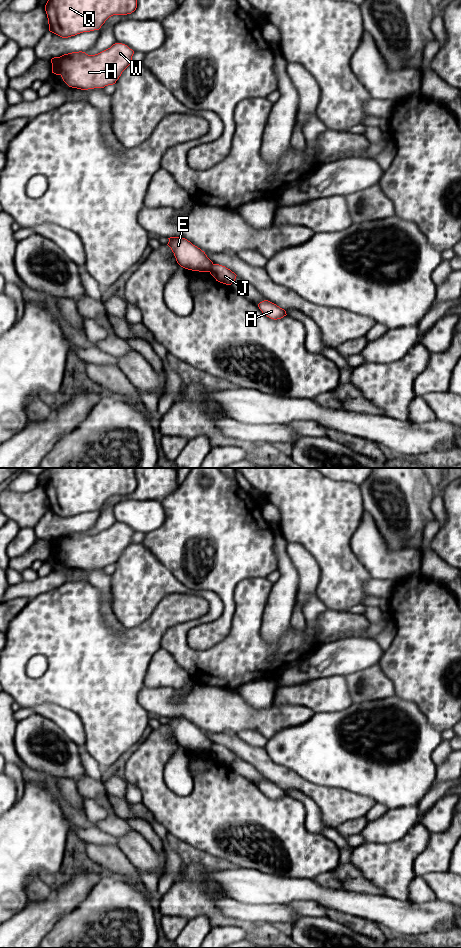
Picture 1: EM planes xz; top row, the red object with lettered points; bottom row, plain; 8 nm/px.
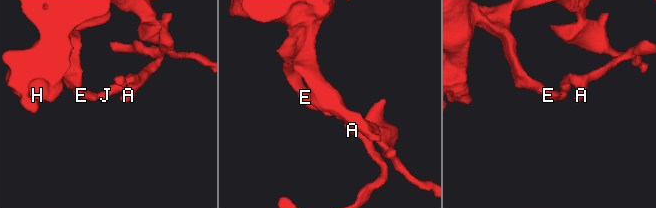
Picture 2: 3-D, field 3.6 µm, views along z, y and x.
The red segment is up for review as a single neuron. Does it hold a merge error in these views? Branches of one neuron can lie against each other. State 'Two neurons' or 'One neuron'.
Two neurons

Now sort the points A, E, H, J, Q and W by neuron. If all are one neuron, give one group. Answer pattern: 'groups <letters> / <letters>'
groups A J / E H Q W

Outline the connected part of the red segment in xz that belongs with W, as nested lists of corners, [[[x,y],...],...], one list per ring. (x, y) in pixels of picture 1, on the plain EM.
[[[115,523],[95,535],[72,532],[51,539],[52,553],[60,555],[72,568],[104,568],[116,563],[122,552],[132,544],[133,534],[134,531],[122,523]]]

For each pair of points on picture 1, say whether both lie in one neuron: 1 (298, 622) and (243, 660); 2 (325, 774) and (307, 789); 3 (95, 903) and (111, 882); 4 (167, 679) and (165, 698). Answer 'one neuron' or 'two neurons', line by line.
1: two neurons
2: two neurons
3: one neuron
4: two neurons

